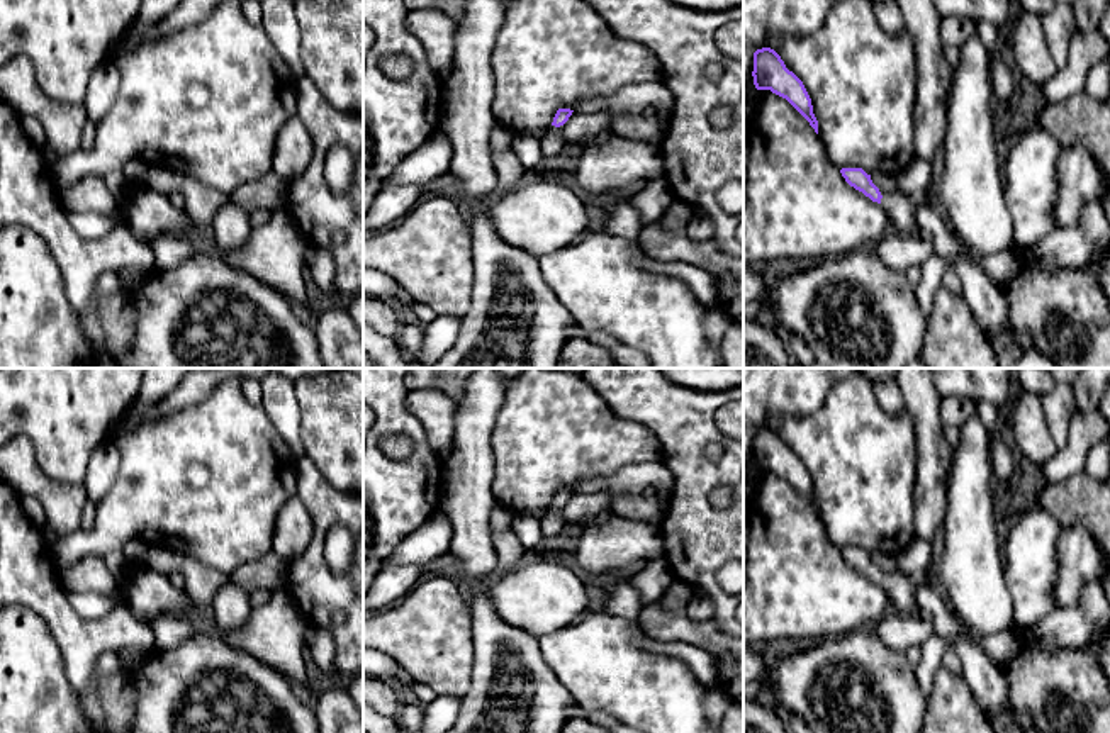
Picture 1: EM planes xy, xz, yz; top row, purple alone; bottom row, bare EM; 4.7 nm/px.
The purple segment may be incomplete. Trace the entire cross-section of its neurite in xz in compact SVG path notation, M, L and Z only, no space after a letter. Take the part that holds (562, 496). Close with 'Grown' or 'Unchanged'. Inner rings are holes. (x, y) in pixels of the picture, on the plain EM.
M558 489L553 497L553 502L552 502L553 507L550 509L548 514L545 514L540 519L540 528L541 528L541 534L543 534L545 543L548 540L555 538L562 531L562 528L565 526L565 519L560 514L560 507L569 501L572 492L574 490L570 490L570 489Z. Grown

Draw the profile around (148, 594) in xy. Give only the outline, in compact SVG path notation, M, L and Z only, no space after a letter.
M129 563L117 585L124 606L141 623L151 624L163 614L188 618L197 606L185 589L178 589L170 575L148 565Z

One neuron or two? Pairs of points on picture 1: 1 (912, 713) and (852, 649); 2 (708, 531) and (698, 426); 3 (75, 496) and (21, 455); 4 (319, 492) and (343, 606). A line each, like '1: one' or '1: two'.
1: one
2: one
3: one
4: one

